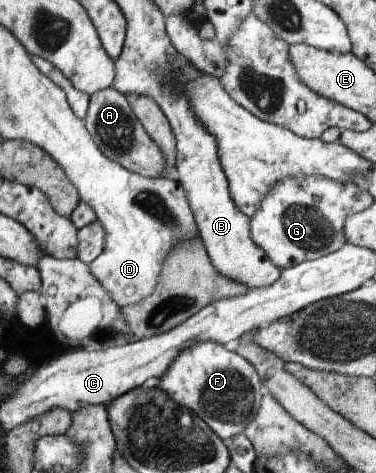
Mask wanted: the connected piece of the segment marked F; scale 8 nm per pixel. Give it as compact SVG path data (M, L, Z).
M208 341L188 347L175 358L160 380L150 383L164 390L173 401L188 410L201 416L204 414L204 422L221 439L228 440L246 432L256 420L261 407L265 389L254 367L247 358L230 352L230 348L226 350L224 345Z

